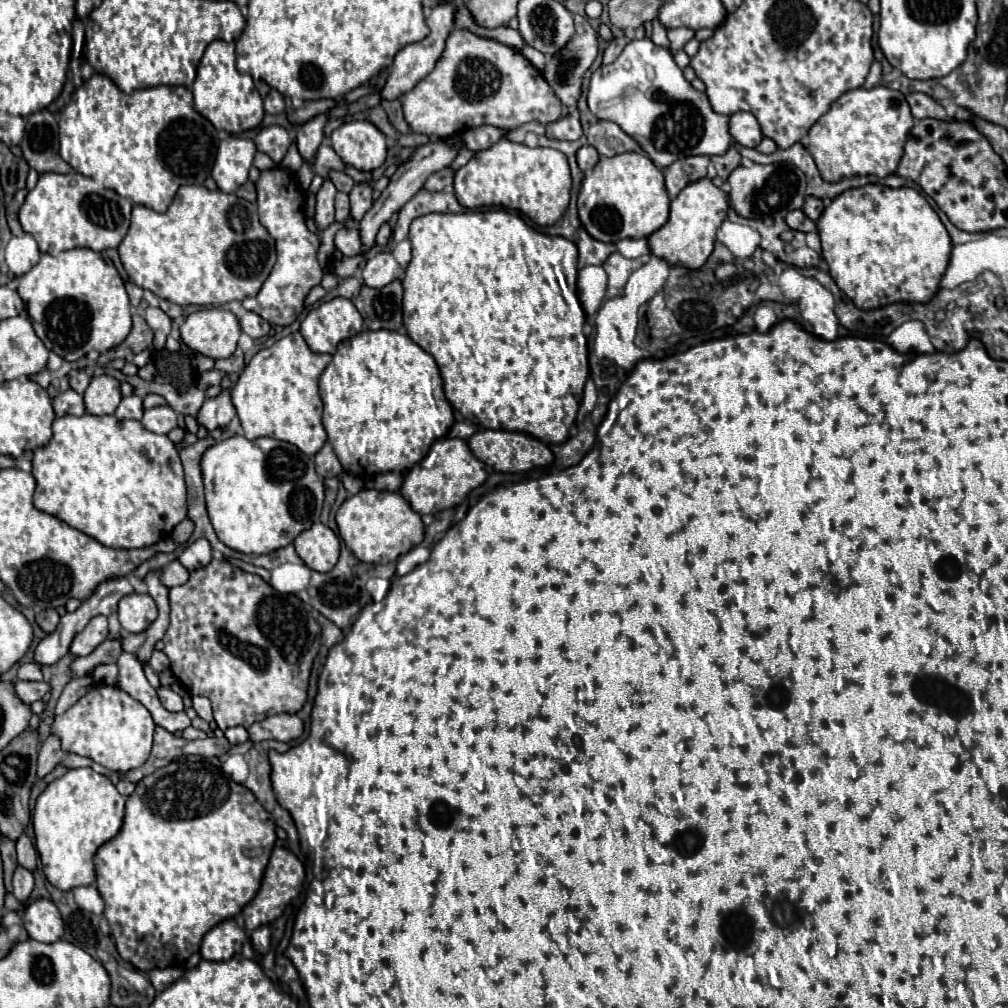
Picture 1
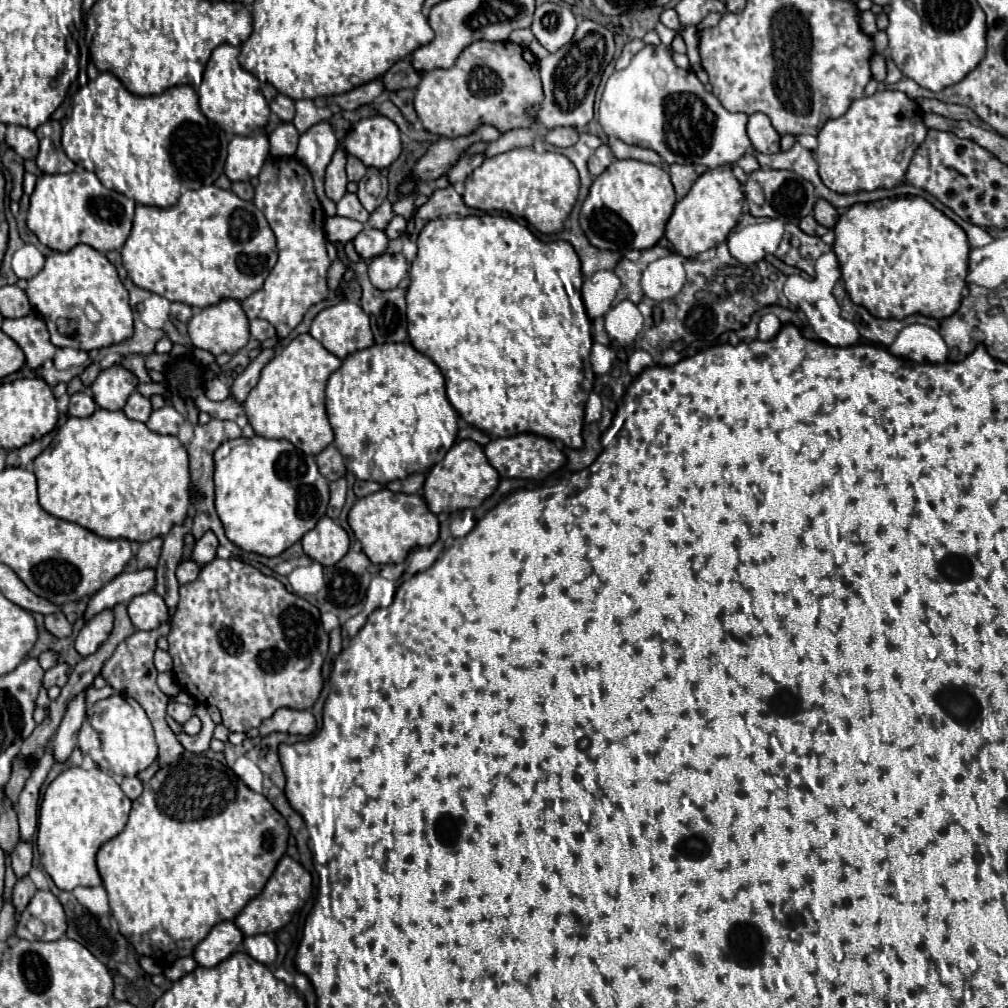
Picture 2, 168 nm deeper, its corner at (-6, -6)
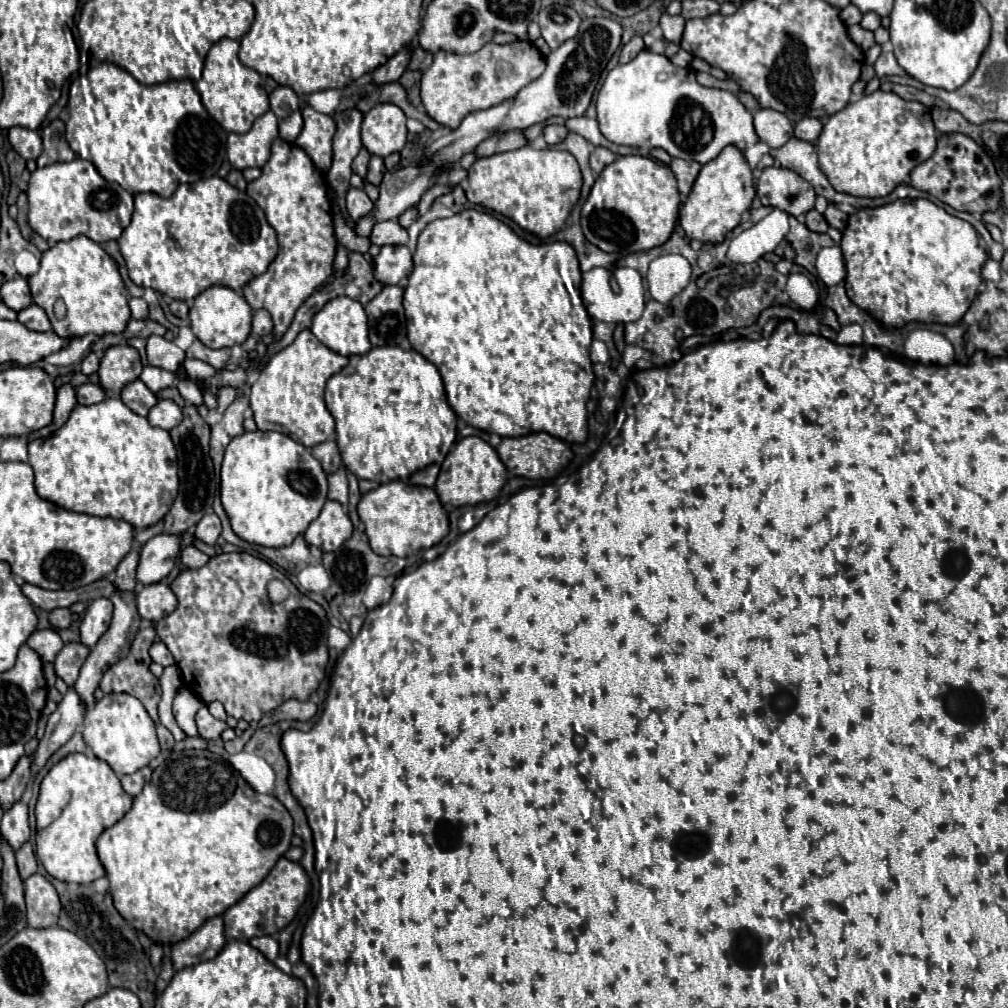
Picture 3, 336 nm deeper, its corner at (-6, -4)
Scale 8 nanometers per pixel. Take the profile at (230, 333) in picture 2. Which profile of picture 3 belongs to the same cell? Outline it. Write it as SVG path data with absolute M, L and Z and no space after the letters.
M209 287L201 295L195 297L195 305L189 311L191 319L191 331L195 337L209 349L223 349L223 347L233 347L241 345L249 333L251 333L251 307L247 305L243 293L233 291L229 287Z

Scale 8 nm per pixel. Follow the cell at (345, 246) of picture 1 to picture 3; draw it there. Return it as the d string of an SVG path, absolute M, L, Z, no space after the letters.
M397 219L381 221L373 227L369 241L373 245L407 245L407 231L397 223Z

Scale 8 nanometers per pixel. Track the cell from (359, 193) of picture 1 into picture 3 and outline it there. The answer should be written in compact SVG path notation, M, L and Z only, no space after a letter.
M373 155L371 161L369 161L369 171L365 175L365 181L371 183L371 185L375 185L375 187L379 187L381 185L381 179L383 179L383 173L385 173L383 159L379 159L379 157Z

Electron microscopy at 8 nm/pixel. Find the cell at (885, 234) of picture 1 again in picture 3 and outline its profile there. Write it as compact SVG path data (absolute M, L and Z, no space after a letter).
M897 199L875 209L855 211L849 215L839 247L847 265L845 289L849 299L889 329L903 327L909 321L957 323L983 283L981 265L989 257L987 251L979 247L979 235L967 221L949 215L927 199Z

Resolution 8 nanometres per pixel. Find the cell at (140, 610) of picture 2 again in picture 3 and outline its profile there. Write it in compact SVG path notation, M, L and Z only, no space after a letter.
M165 581L145 585L143 589L137 591L137 611L141 619L159 621L165 615L173 613L175 607L177 607L177 599Z

